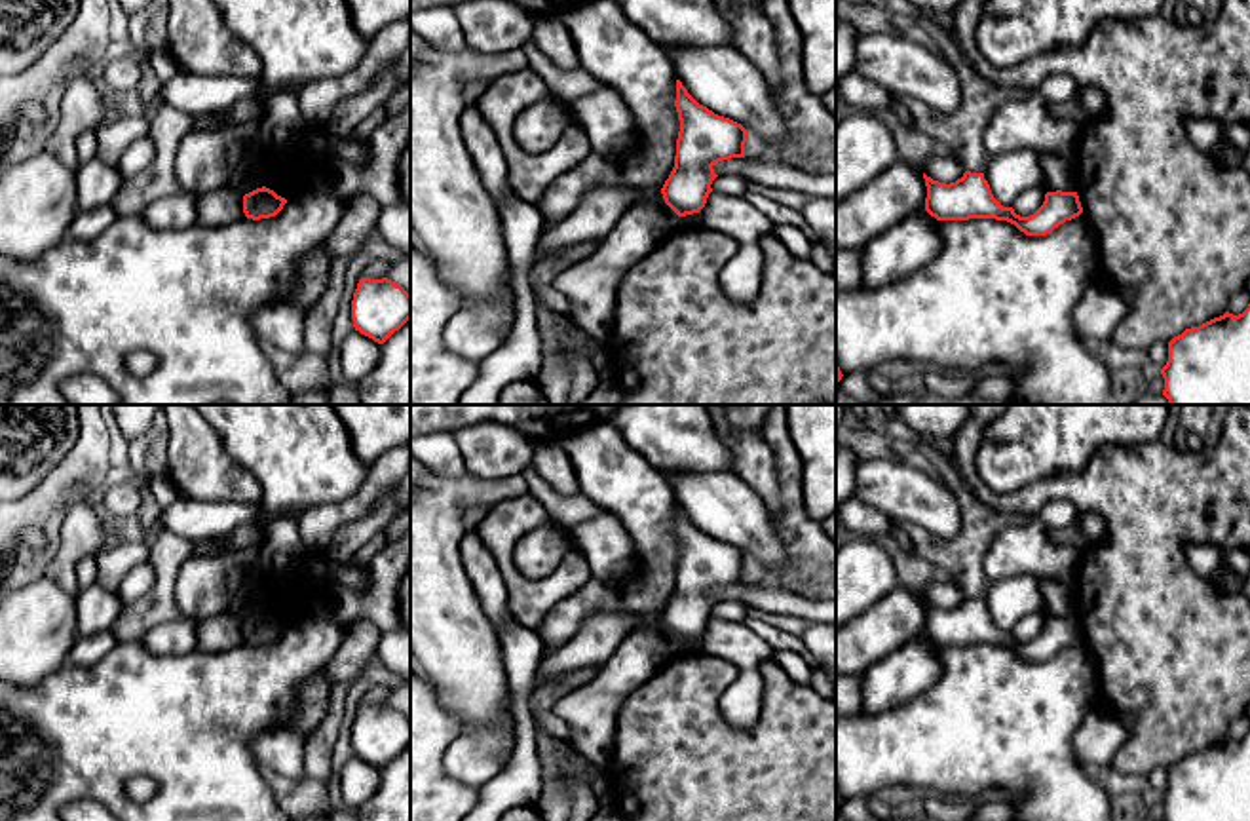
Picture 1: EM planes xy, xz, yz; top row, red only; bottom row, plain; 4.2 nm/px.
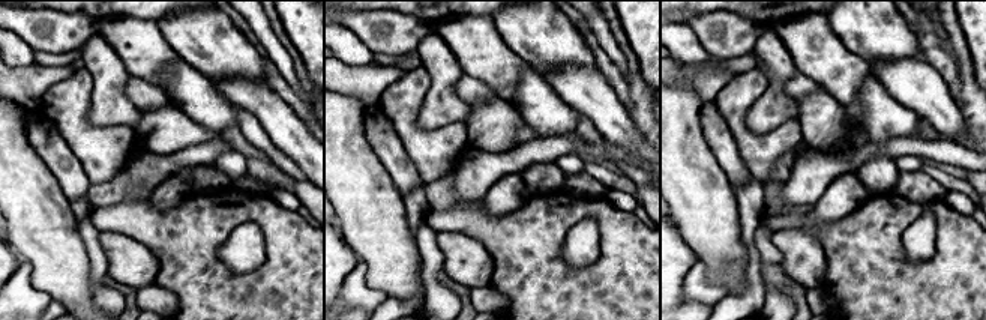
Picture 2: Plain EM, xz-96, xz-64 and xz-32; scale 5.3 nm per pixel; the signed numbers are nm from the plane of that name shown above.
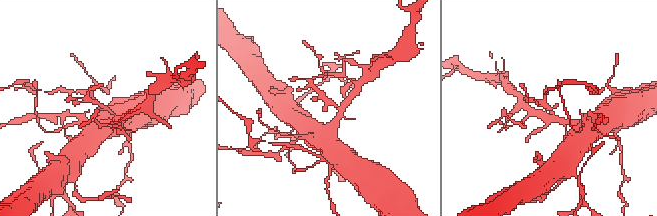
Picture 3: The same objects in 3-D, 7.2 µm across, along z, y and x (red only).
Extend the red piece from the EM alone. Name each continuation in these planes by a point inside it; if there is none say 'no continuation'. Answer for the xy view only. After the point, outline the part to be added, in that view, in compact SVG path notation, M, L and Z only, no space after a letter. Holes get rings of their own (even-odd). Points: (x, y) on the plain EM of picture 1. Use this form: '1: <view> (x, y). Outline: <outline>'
no continuation

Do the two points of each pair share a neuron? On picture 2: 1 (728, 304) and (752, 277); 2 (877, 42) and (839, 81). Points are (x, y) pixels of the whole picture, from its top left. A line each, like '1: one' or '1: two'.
1: one
2: two

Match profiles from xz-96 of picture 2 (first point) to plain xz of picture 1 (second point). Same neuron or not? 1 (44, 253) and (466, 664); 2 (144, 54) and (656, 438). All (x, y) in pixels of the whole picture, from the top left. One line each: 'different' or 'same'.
1: same
2: different

